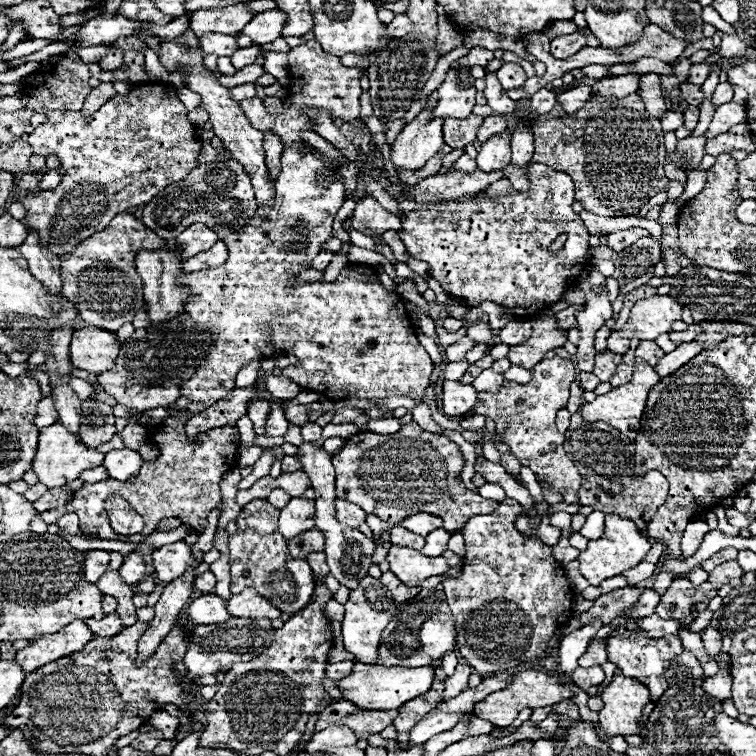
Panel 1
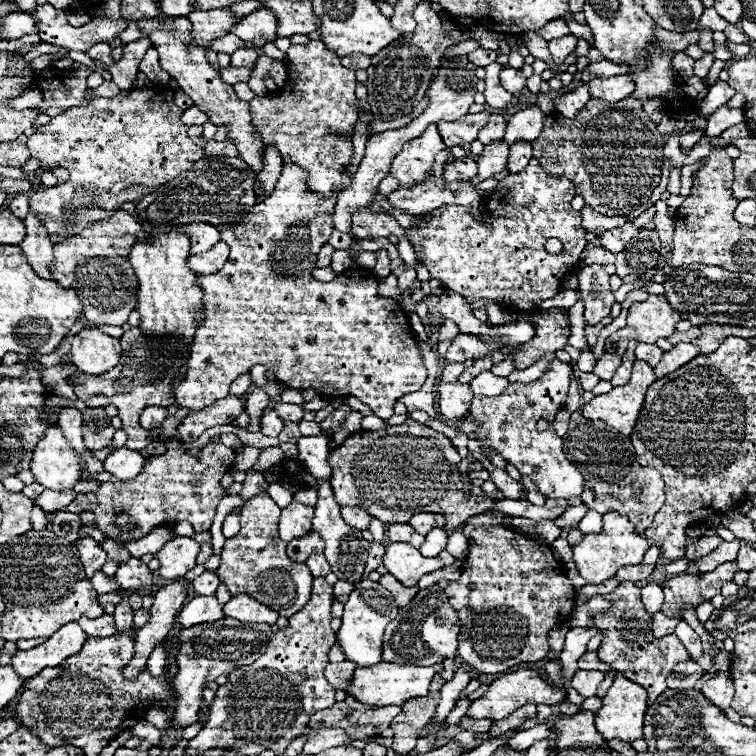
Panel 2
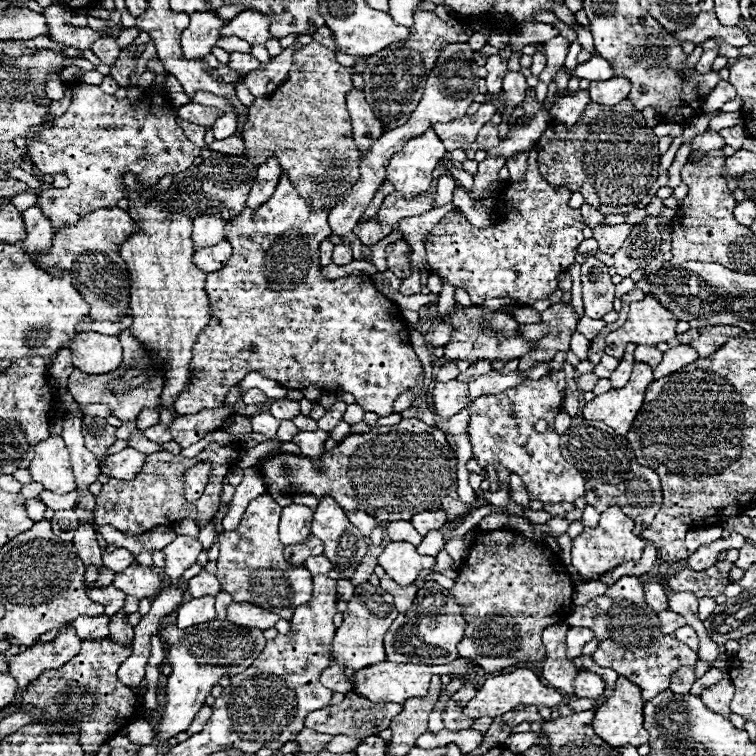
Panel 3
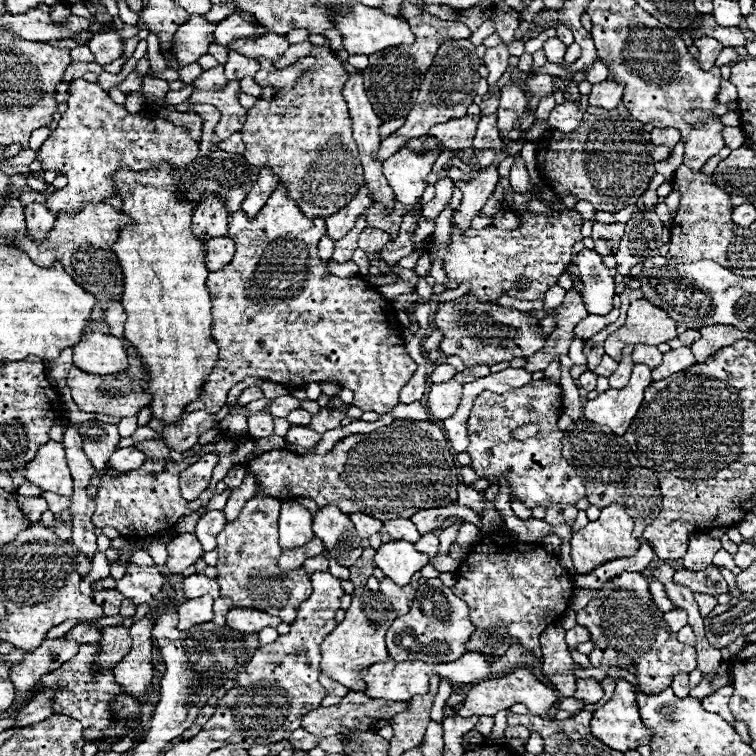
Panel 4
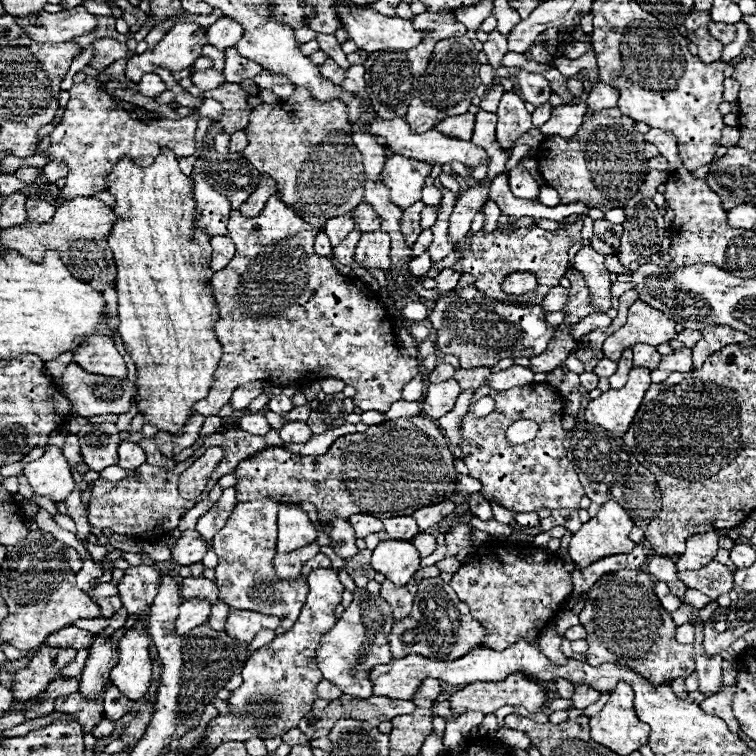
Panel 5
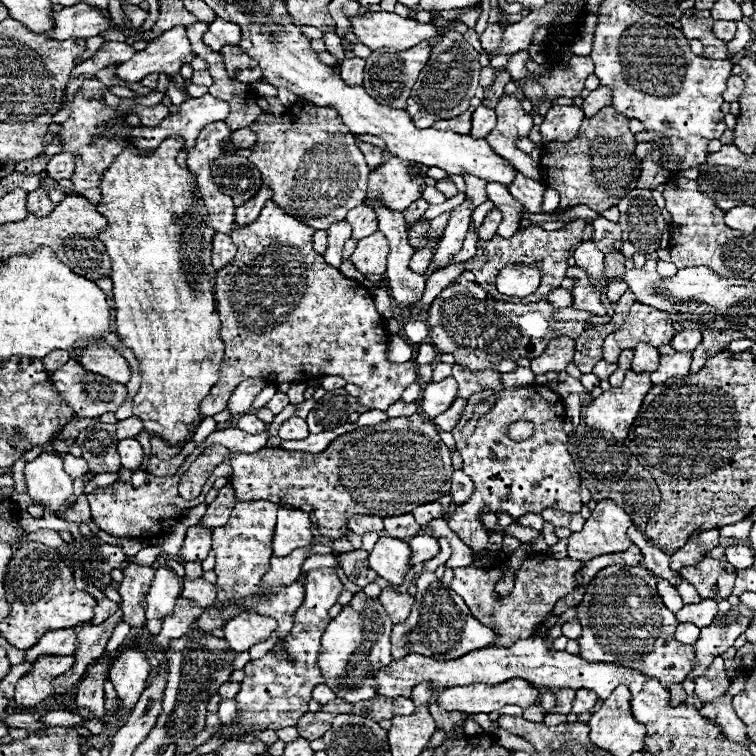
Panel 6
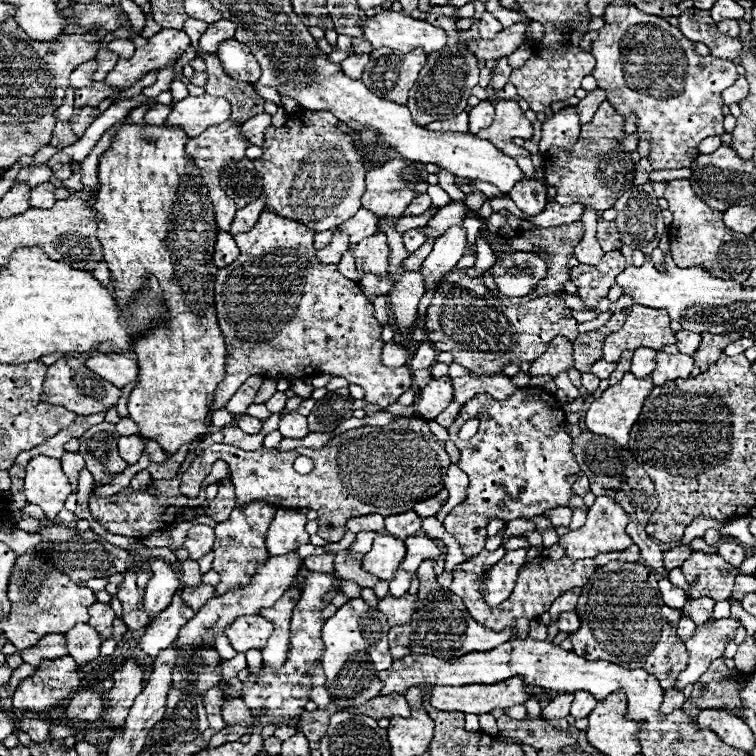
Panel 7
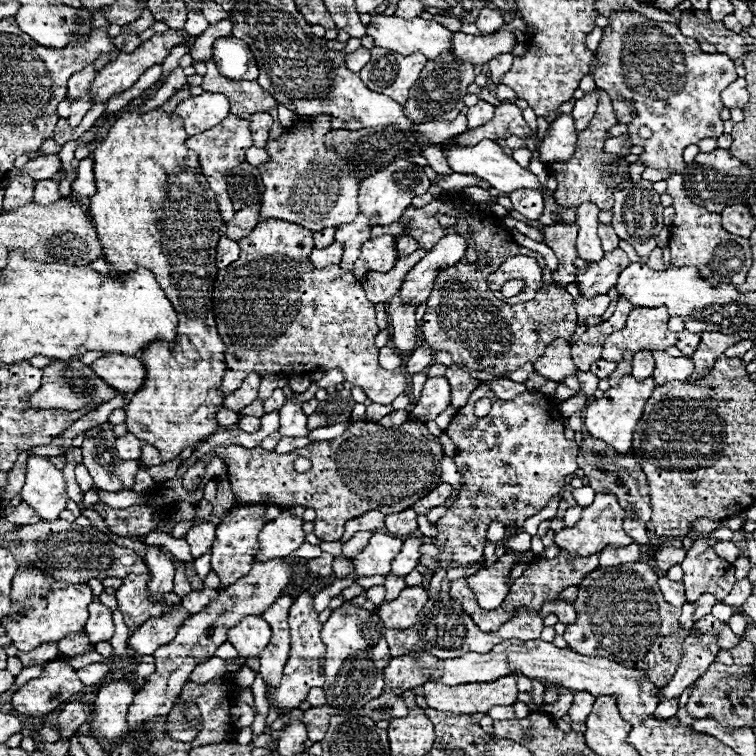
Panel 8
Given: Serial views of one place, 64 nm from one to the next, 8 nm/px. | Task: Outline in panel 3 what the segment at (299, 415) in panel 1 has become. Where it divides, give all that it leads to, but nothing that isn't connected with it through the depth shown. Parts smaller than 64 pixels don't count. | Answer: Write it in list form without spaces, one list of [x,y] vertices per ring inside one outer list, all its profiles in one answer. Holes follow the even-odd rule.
[[[276,400],[270,406],[270,414],[278,420],[292,420],[292,416],[300,414],[300,404],[292,400]]]

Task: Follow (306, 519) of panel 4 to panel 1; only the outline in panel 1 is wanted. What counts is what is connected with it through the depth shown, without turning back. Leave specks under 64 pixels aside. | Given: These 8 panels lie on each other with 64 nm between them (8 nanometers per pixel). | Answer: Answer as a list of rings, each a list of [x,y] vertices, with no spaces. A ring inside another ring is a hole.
[[[298,496],[288,502],[286,508],[280,512],[280,534],[284,538],[294,538],[306,530],[314,527],[314,516],[316,516],[316,502]]]

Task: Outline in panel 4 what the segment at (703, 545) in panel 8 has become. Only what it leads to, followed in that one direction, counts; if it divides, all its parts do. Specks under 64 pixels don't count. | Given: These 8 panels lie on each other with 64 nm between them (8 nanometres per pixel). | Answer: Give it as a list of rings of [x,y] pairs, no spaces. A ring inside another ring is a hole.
[[[708,566],[706,570],[700,570],[700,572],[682,568],[674,574],[674,584],[690,588],[692,592],[710,594],[710,596],[718,596],[718,594],[728,592],[728,584],[722,578],[722,574],[718,572],[718,566]]]

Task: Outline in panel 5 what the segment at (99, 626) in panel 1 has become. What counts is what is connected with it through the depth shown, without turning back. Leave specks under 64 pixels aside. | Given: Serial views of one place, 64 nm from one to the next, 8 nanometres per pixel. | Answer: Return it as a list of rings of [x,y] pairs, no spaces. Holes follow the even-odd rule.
[[[68,626],[68,628],[62,628],[54,634],[50,634],[46,640],[44,640],[44,646],[58,646],[58,648],[74,648],[74,650],[80,650],[80,648],[88,648],[94,640],[92,640],[92,632],[88,630],[80,630],[76,626]]]

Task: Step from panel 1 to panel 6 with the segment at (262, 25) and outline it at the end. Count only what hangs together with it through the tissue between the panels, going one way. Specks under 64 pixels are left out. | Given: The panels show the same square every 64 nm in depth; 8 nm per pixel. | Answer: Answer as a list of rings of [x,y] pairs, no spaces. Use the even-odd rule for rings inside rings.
[[[220,18],[210,22],[208,32],[204,34],[204,44],[208,44],[216,52],[220,52],[220,48],[226,44],[238,44],[238,42],[240,42],[240,26]]]

